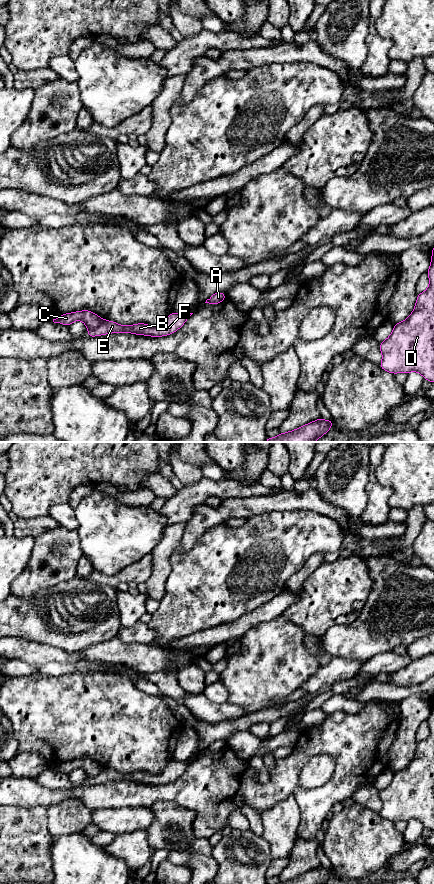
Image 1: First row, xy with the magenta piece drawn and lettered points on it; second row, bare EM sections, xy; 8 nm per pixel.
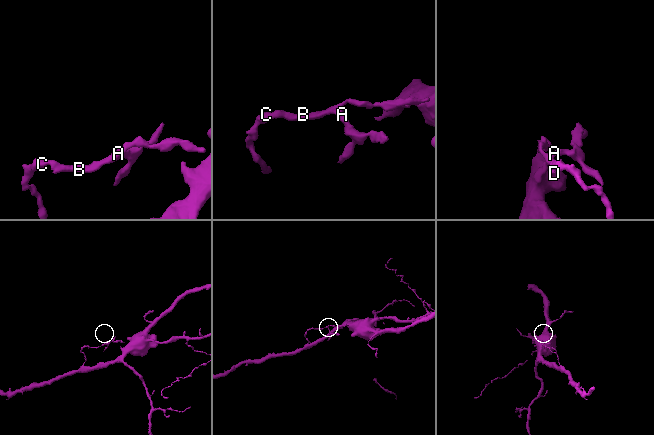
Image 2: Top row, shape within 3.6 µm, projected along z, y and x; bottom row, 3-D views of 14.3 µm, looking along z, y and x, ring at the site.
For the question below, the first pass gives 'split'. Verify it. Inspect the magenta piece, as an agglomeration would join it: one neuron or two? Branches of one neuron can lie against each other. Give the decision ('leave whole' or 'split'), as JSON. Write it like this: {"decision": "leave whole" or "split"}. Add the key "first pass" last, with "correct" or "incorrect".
{"decision": "split", "first pass": "correct"}

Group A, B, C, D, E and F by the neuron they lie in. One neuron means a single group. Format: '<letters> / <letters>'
A B E F / C D

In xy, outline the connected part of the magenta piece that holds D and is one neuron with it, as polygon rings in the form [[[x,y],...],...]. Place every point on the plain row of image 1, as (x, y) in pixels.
[[[434,695],[431,713],[427,721],[429,723],[429,735],[424,740],[417,742],[413,760],[404,769],[394,772],[391,783],[379,792],[383,804],[379,814],[392,822],[408,822],[416,819],[425,828],[434,831]]]

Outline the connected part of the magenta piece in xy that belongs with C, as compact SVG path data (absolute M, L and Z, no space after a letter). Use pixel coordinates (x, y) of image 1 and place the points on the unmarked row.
M83 758L60 763L58 766L53 767L53 770L70 774L74 769L77 768L83 769L88 777L98 775L103 769L101 765L92 759Z

